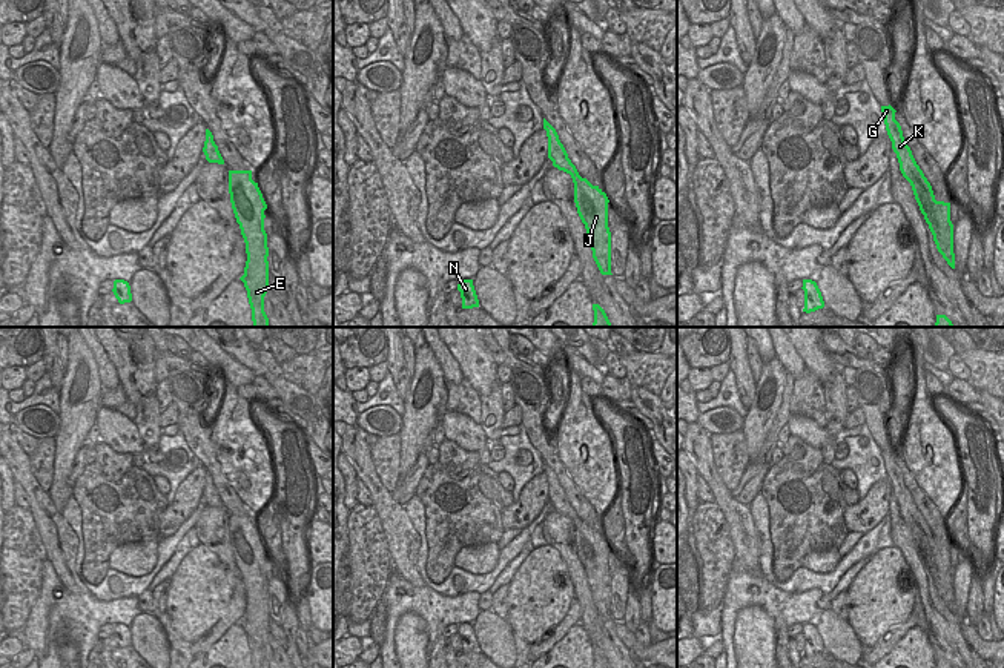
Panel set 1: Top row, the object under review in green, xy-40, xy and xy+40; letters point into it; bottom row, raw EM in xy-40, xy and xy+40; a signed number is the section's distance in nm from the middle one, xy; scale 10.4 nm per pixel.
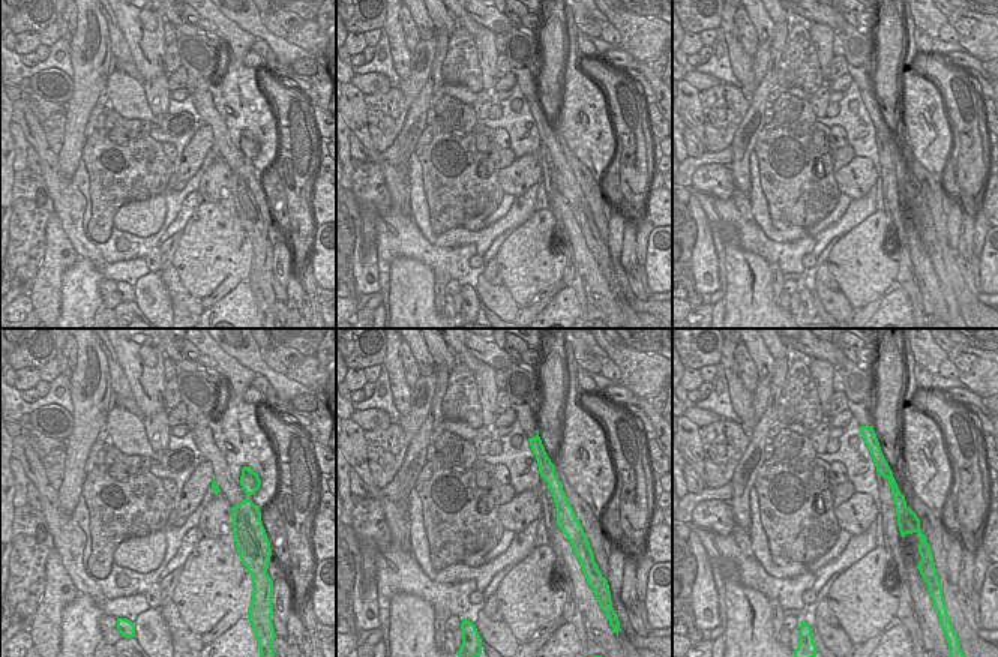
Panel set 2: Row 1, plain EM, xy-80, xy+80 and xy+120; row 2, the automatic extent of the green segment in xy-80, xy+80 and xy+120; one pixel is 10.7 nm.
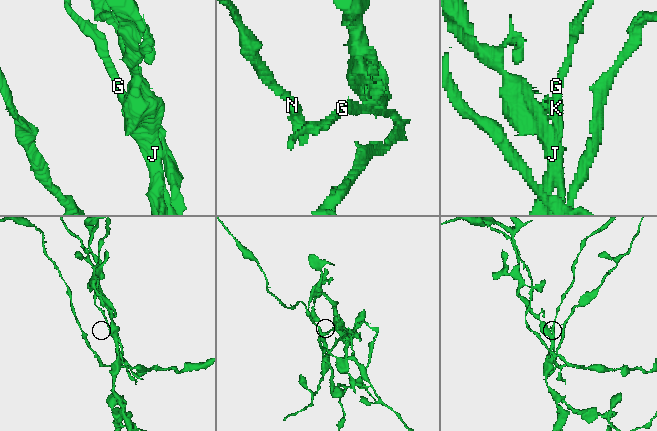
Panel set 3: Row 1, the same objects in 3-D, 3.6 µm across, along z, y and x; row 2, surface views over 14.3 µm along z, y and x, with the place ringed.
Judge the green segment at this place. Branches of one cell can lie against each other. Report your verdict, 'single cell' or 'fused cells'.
fused cells

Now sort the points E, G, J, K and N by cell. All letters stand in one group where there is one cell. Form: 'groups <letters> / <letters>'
groups E J N / G K

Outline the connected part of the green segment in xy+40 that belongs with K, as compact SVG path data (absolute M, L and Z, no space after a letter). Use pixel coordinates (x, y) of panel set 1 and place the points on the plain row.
M889 448L889 450L881 450L881 456L884 461L887 479L892 485L892 493L897 498L900 507L900 514L903 521L910 527L920 554L924 559L926 567L929 568L935 588L938 590L935 582L936 565L932 562L932 548L930 548L930 541L933 539L932 530L924 521L920 510L916 508L910 491L904 485L901 470L895 464L897 455Z

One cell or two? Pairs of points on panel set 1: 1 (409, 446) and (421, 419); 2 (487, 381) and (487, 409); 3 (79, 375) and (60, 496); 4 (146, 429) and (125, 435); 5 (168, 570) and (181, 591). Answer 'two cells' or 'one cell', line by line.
1: one cell
2: two cells
3: one cell
4: two cells
5: two cells

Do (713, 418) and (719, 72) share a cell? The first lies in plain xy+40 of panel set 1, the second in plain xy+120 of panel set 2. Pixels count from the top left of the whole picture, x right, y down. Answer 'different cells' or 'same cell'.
different cells

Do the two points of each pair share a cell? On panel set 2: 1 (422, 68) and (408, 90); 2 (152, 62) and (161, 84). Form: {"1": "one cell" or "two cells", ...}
{"1": "one cell", "2": "two cells"}

